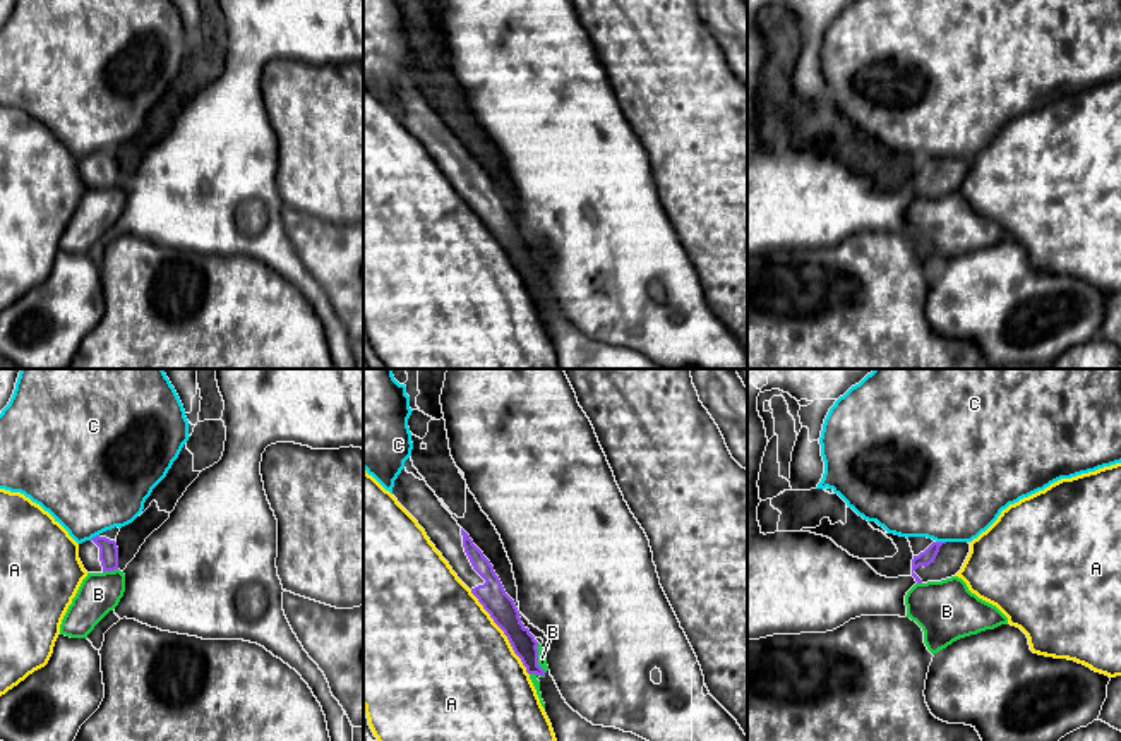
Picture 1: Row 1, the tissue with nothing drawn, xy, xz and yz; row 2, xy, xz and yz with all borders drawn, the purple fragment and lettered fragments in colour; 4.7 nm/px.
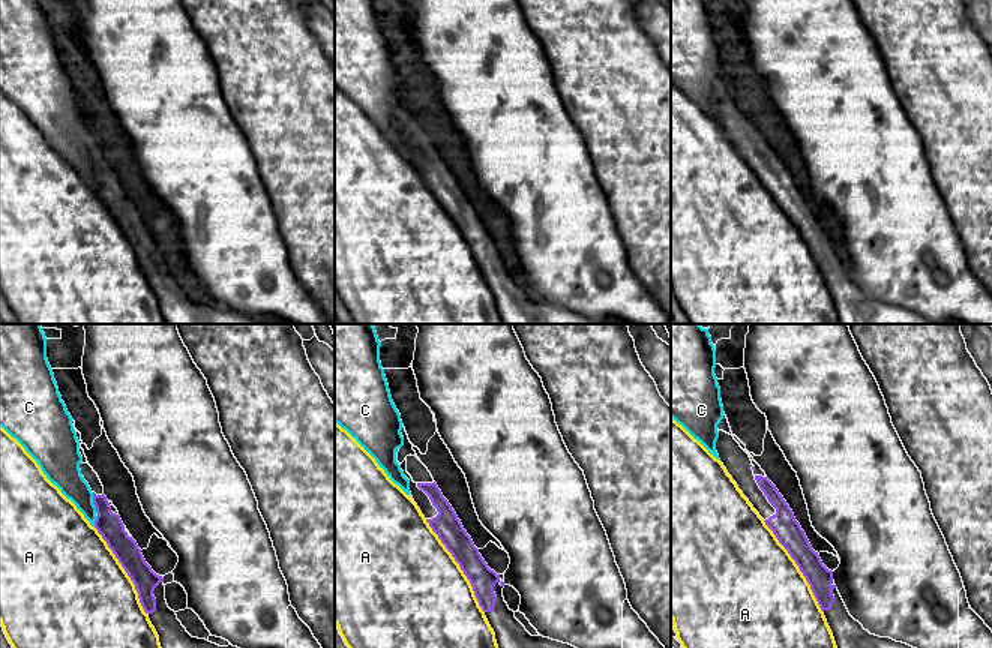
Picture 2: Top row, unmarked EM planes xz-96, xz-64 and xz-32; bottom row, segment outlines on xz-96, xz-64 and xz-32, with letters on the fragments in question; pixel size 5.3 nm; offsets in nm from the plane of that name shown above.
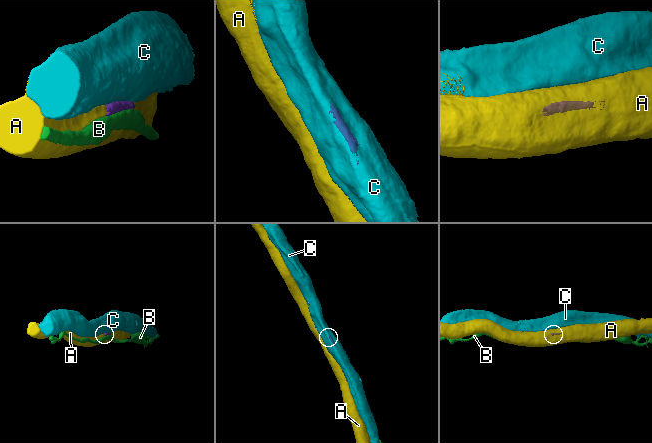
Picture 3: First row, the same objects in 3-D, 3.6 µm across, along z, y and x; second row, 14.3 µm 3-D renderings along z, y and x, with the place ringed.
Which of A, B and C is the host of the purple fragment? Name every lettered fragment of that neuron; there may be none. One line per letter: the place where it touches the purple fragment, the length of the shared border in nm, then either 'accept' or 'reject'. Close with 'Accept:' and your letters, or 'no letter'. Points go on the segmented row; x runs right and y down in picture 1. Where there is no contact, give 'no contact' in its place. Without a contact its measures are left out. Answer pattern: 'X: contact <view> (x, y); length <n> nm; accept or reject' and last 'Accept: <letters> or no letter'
A: contact xz (504, 633); length 480 nm; reject
B: contact xz (537, 657); length 140 nm; reject
C: contact yz (941, 542); length 50 nm; reject
Accept: no letter

